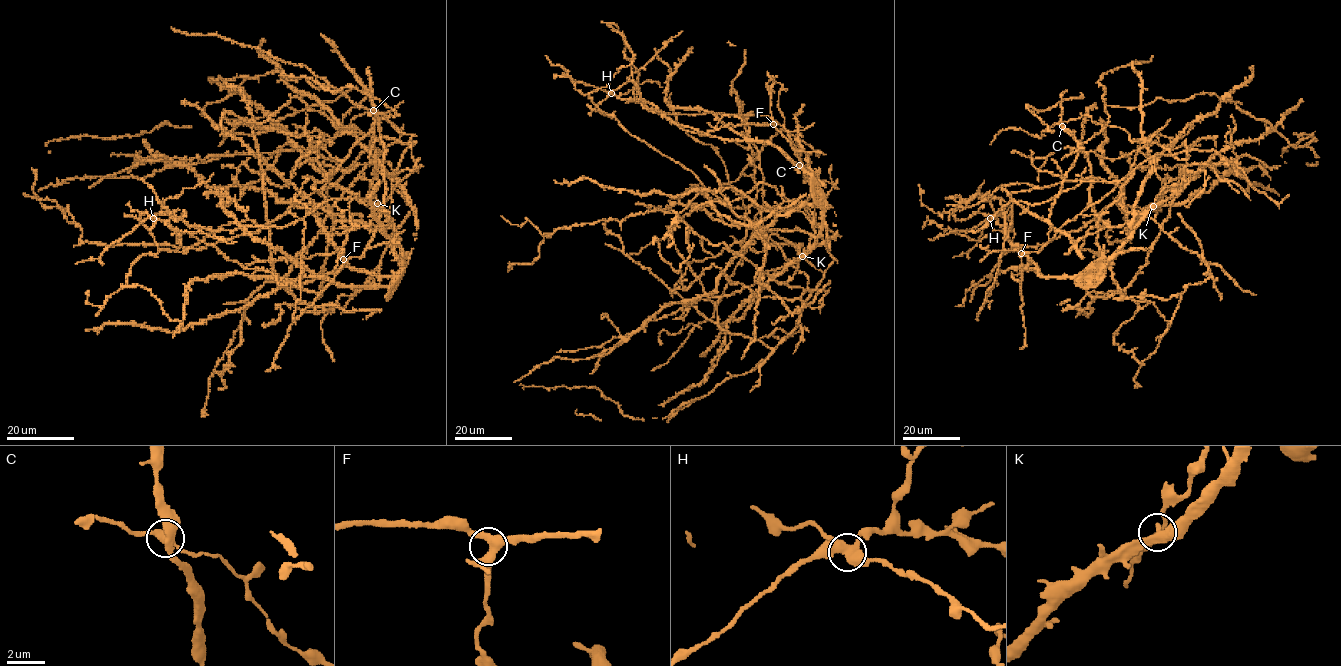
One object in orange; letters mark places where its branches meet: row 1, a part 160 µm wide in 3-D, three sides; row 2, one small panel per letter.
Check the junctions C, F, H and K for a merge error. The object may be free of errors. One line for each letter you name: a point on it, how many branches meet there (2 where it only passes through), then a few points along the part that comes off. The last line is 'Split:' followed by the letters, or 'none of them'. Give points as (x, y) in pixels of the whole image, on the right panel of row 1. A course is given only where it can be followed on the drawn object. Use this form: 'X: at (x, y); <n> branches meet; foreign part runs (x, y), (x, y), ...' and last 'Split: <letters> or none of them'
H: at (990, 218); 4 branches meet; foreign part runs (990, 218), (971, 229), (954, 230), (932, 240), (928, 238)
Split: H

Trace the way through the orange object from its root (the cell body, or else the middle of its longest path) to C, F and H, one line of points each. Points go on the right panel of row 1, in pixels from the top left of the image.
C: (1183, 203), (1146, 210), (1100, 268), (1153, 207), (1074, 240), (1059, 232), (1049, 215), (1079, 149), (1062, 127)
F: (1183, 203), (1226, 173), (1202, 163), (1231, 158), (1245, 175), (1214, 150), (1155, 154), (1039, 251), (1021, 253)
H: (1183, 203), (1146, 210), (1102, 268), (1151, 205), (1074, 240), (1024, 202), (1012, 203), (1011, 229), (990, 218)

